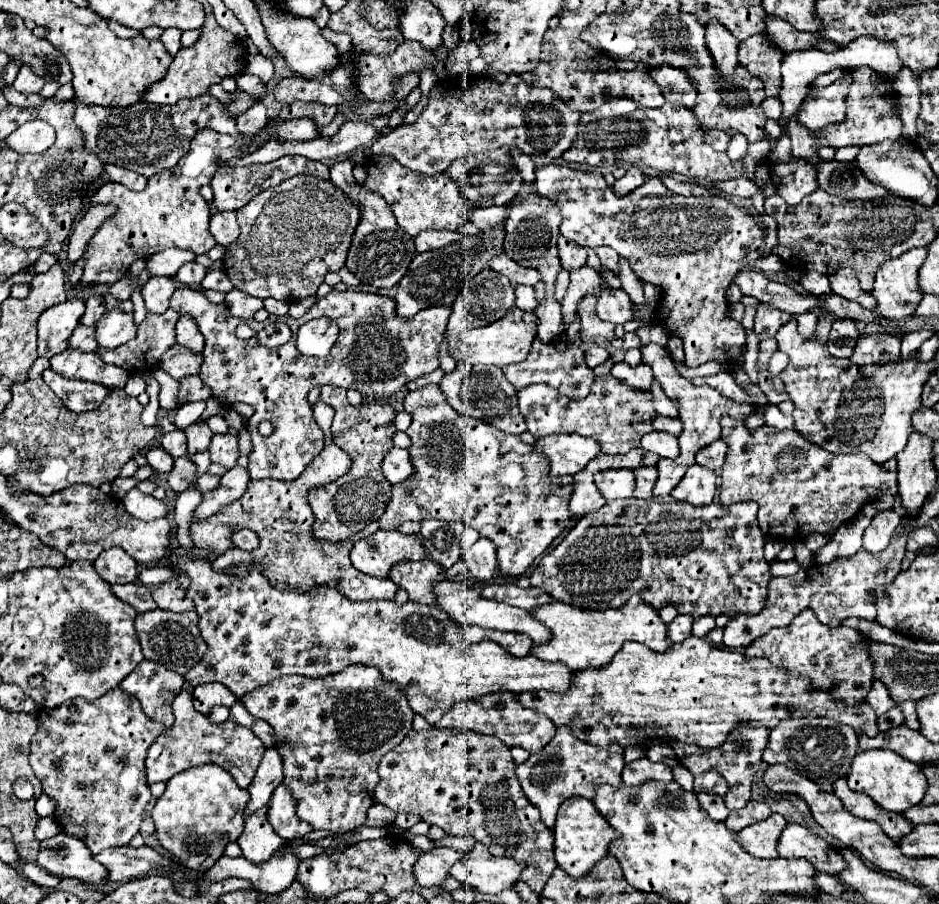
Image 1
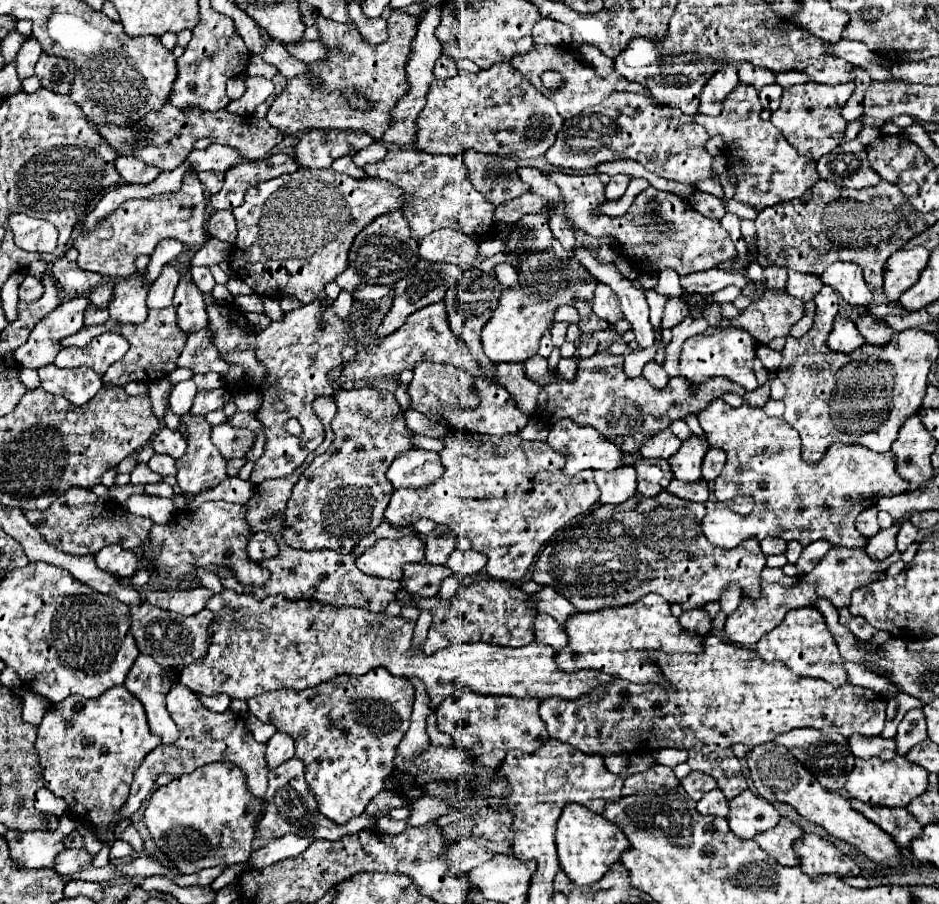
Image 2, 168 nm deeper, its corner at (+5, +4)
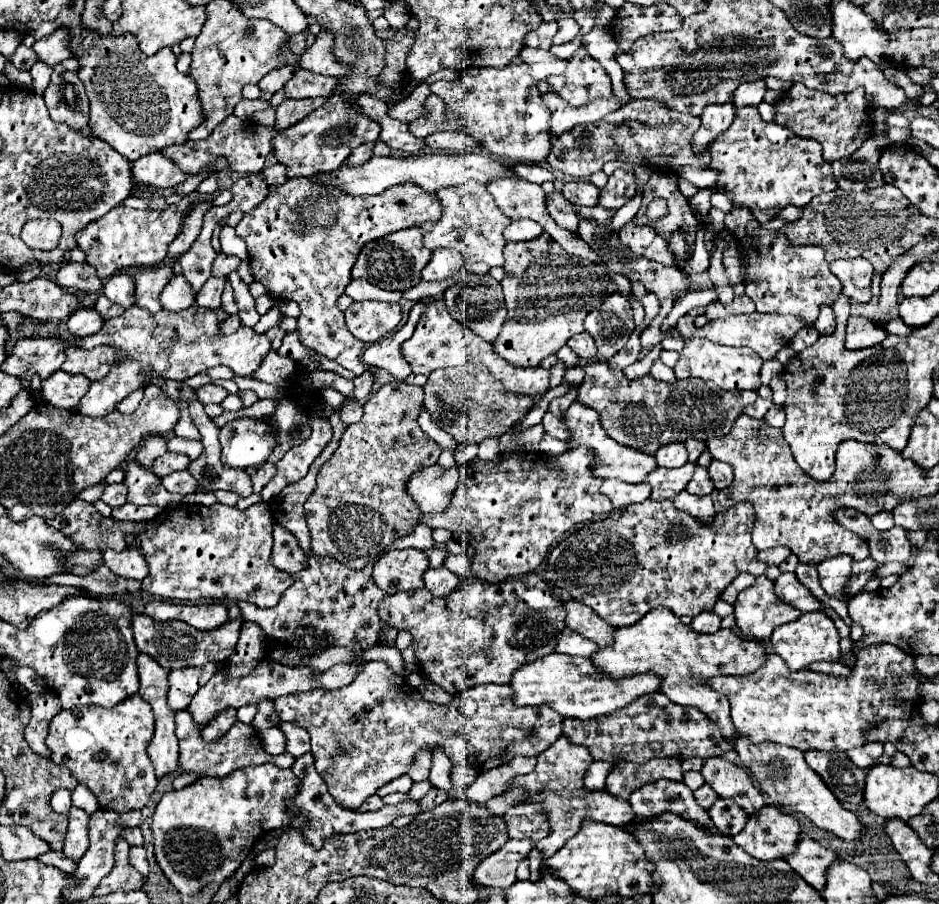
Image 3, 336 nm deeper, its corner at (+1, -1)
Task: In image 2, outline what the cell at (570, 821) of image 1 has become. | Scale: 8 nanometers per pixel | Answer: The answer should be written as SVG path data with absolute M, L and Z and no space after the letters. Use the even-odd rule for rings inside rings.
M568 803L562 809L562 815L558 819L556 847L558 847L558 859L560 859L562 871L576 885L582 887L598 881L610 869L610 865L620 859L620 853L628 849L630 843L618 825L606 821L602 815L592 813L590 809L578 803Z

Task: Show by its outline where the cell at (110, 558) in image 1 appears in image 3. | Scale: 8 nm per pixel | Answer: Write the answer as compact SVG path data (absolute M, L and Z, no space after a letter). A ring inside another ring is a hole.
M130 546L124 548L122 552L106 550L104 552L104 564L118 576L122 578L132 578L132 580L144 580L148 576L148 564L140 552L140 548Z

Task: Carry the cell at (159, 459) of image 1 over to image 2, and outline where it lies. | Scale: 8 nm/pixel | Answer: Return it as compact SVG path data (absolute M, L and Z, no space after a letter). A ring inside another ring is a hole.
M154 453L152 459L148 461L148 467L156 473L160 473L162 477L166 475L176 475L176 467L174 467L174 459L170 459L170 455L158 455Z

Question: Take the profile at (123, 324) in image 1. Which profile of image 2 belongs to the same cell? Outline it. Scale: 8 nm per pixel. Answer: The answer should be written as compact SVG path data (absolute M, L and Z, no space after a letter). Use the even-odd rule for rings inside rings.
M130 277L130 279L118 281L114 287L112 301L108 305L110 319L126 325L140 325L142 321L146 321L146 315L148 315L146 293L148 293L148 287L142 279Z

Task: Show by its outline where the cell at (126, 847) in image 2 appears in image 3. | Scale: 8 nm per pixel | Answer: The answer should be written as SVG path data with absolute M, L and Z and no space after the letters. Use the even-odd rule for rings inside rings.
M131 847L130 854L128 854L130 864L143 876L147 877L149 874L148 860L146 859L146 851L144 847ZM142 868L142 870L140 870Z

